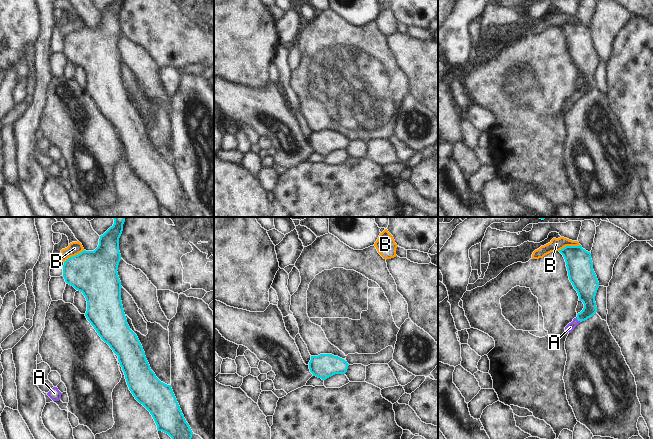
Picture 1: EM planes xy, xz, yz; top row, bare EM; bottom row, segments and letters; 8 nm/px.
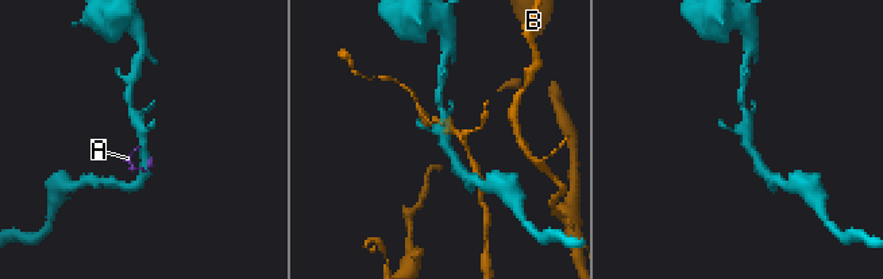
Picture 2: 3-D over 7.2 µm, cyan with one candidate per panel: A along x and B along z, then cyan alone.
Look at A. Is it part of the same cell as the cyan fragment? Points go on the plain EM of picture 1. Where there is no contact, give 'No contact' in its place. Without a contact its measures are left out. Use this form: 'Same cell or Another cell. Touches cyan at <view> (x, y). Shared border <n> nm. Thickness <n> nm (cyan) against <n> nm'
Same cell. Touches cyan at yz (578, 96). Shared border 50 nm. Thickness 150 nm (cyan) against 70 nm

